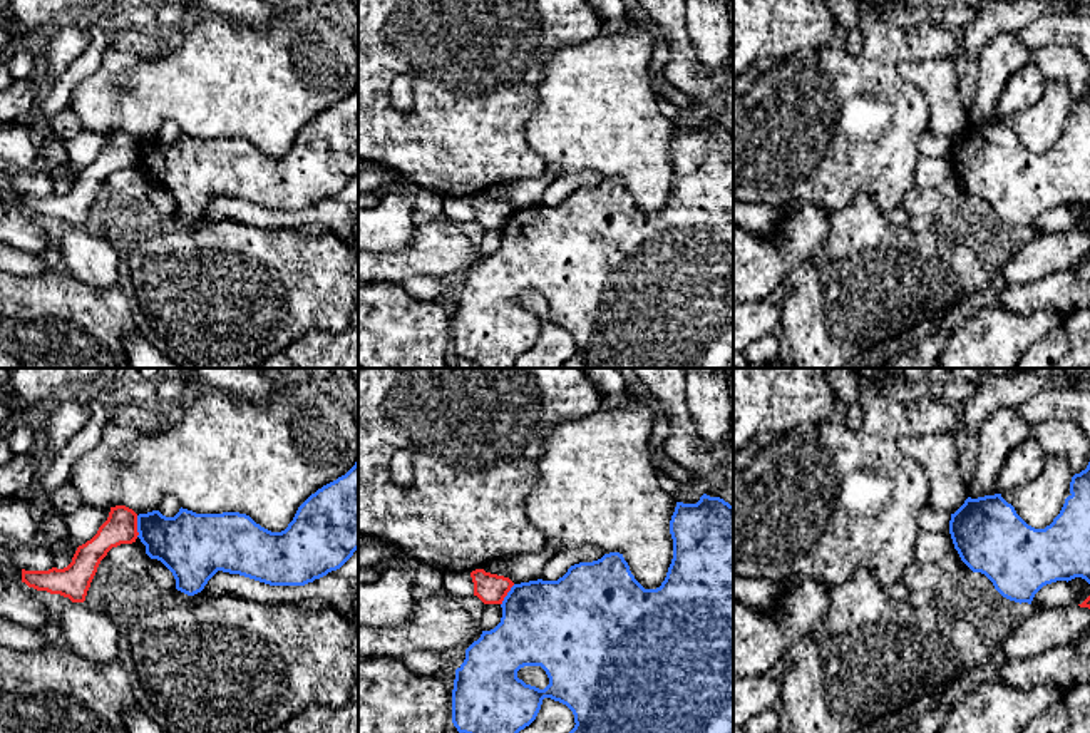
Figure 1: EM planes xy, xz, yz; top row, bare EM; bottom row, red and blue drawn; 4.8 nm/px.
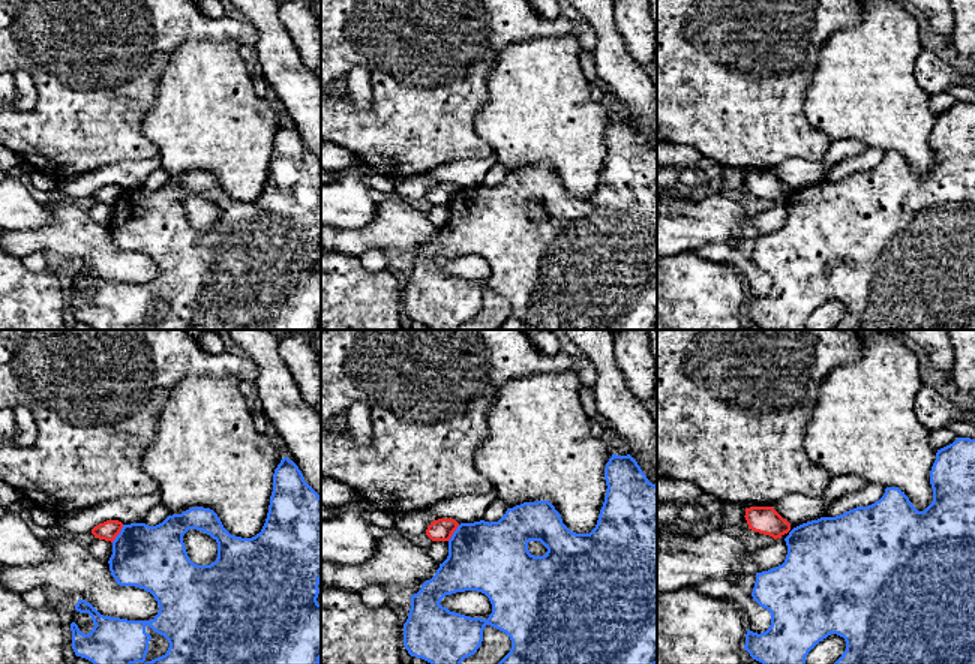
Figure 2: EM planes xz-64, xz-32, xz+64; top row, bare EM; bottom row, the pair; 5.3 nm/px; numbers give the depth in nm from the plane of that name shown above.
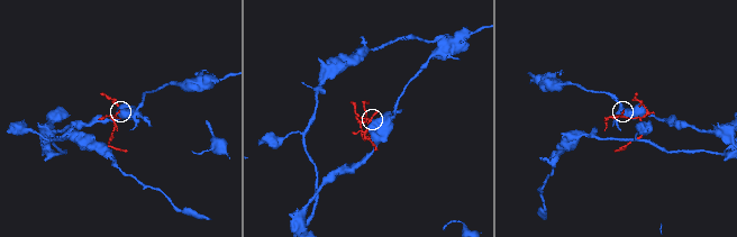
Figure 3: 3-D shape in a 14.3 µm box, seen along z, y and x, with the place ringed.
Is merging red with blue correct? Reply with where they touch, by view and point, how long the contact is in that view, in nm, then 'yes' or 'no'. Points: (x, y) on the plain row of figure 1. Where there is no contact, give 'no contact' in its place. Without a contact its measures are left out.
xy (136, 151) | 100 nm | no

